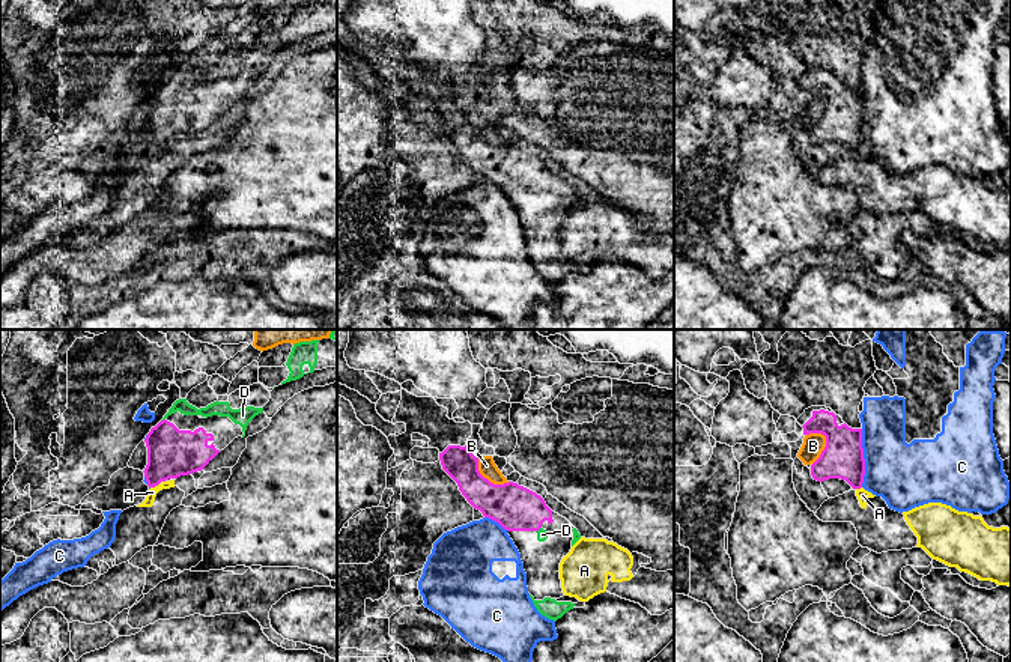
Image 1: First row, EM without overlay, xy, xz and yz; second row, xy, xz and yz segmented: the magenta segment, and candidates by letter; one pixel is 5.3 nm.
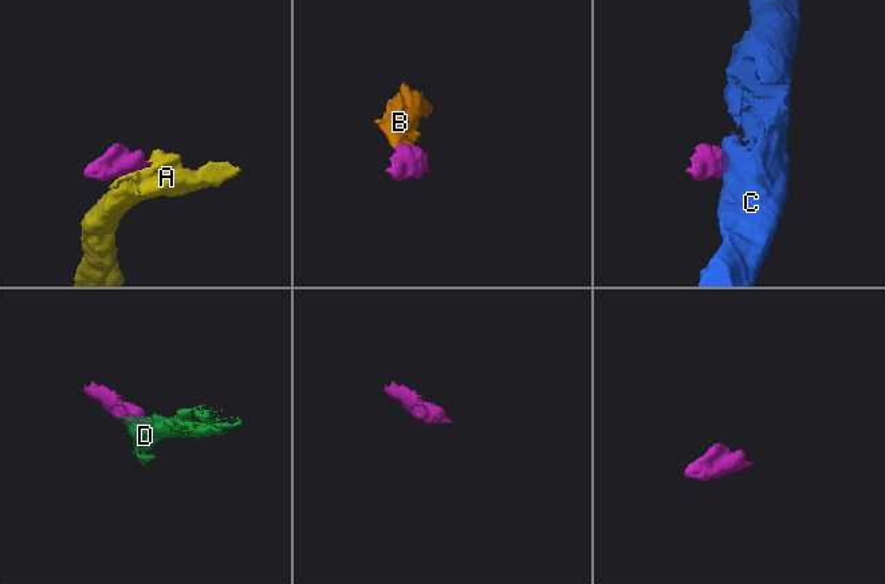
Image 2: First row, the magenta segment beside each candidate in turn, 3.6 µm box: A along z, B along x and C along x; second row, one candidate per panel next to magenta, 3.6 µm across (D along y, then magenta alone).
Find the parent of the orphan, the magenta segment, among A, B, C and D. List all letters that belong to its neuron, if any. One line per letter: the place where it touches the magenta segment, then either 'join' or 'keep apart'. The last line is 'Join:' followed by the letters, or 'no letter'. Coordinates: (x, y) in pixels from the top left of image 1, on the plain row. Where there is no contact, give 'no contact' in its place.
A: contact xy (154, 149); keep apart
B: contact yz (825, 112); keep apart
C: contact yz (862, 121); keep apart
D: contact xy (163, 83); join
Join: D

